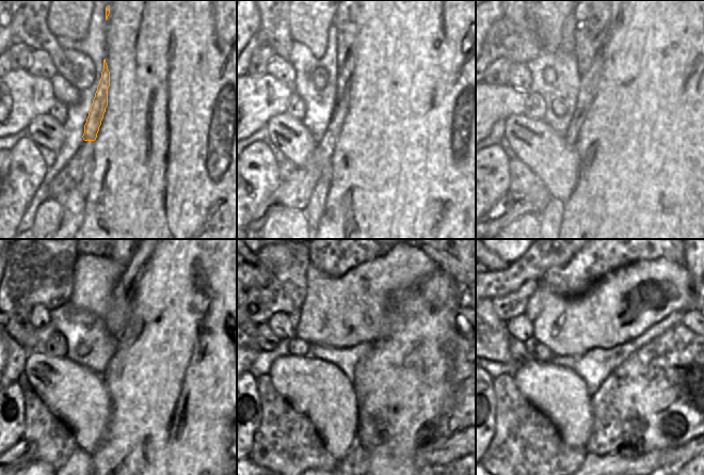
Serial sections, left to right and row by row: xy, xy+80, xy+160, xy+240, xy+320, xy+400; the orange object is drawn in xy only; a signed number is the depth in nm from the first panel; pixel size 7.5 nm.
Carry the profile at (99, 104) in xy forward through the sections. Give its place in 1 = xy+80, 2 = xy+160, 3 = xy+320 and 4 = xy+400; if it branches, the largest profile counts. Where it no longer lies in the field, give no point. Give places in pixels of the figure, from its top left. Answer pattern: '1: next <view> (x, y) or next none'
1: next xy+80 (347, 21)
2: next xy+160 (591, 21)
3: next none
4: next none

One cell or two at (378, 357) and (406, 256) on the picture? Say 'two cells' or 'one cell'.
two cells

